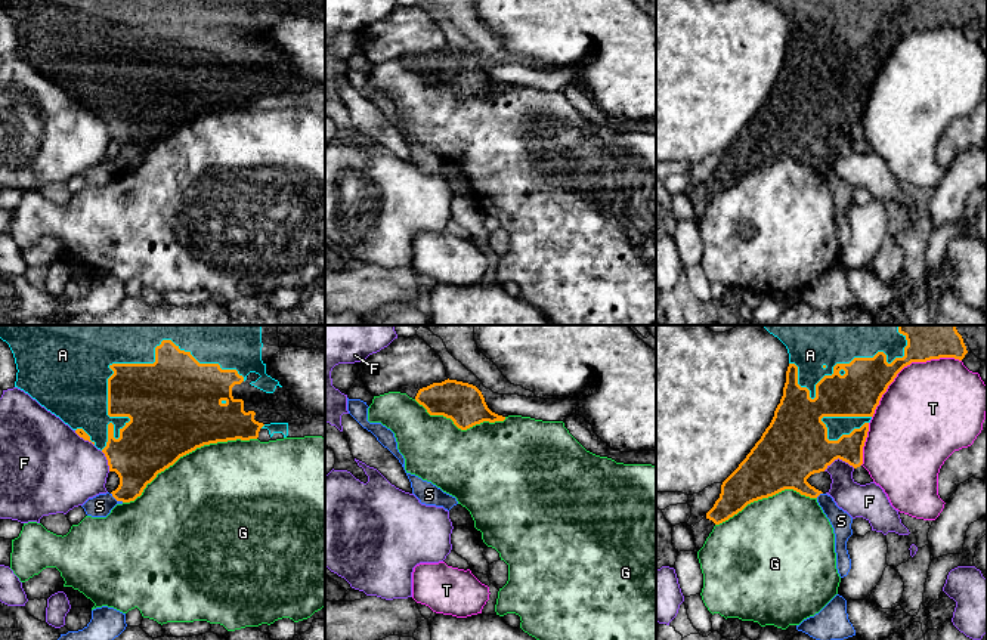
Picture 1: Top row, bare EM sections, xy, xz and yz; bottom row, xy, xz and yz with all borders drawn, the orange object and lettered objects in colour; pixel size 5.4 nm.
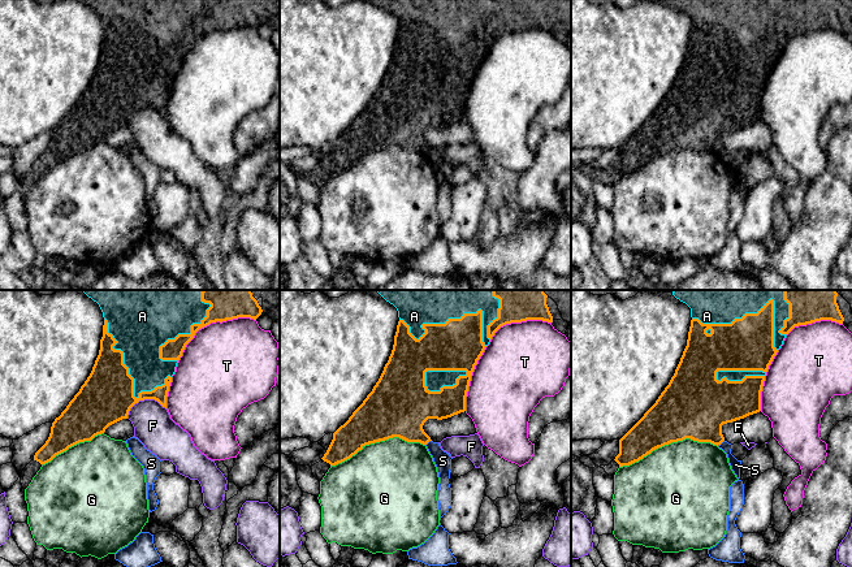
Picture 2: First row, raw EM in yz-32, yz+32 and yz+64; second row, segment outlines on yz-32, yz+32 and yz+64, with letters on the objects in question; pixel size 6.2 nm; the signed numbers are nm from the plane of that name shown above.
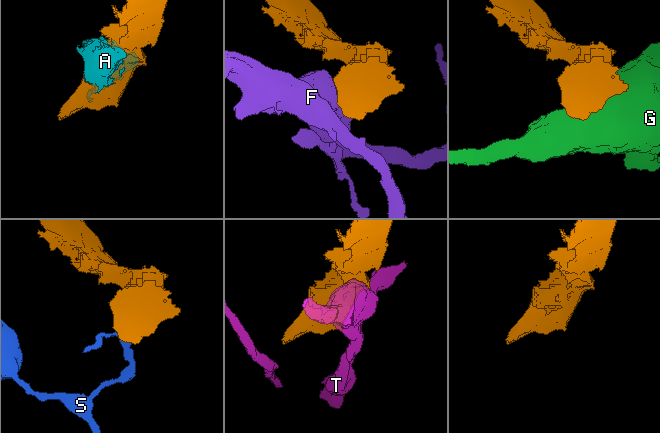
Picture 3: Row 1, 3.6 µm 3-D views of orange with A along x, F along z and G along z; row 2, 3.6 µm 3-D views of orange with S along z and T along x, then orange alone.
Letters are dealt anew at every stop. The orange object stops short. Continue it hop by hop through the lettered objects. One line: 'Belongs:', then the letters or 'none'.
Belongs: A

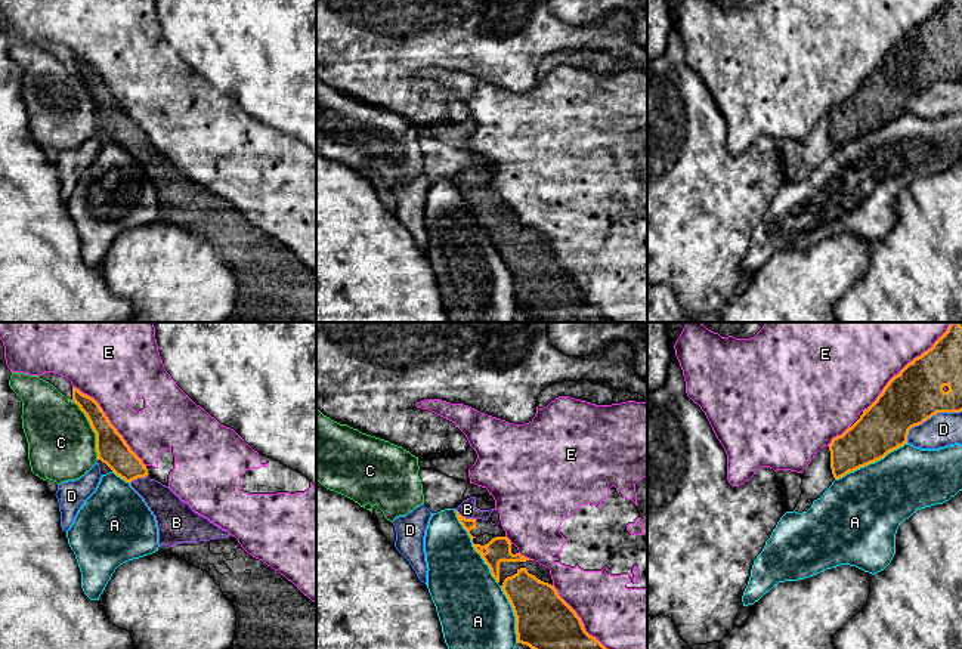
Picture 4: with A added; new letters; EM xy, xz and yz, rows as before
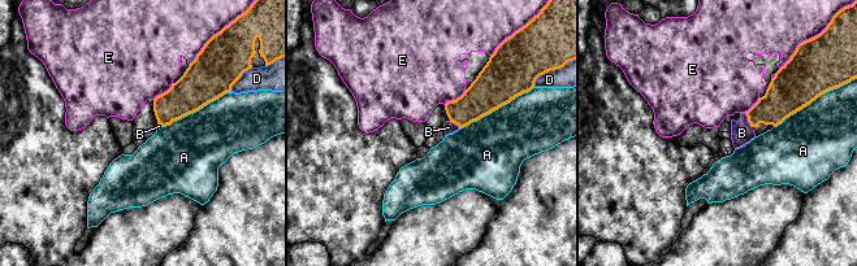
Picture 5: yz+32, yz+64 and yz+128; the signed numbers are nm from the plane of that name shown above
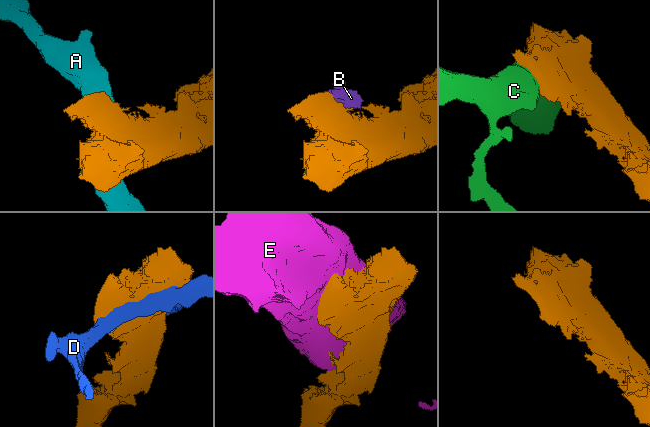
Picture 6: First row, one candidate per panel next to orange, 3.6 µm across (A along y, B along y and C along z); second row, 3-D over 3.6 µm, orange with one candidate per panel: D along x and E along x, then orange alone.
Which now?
Belongs: B

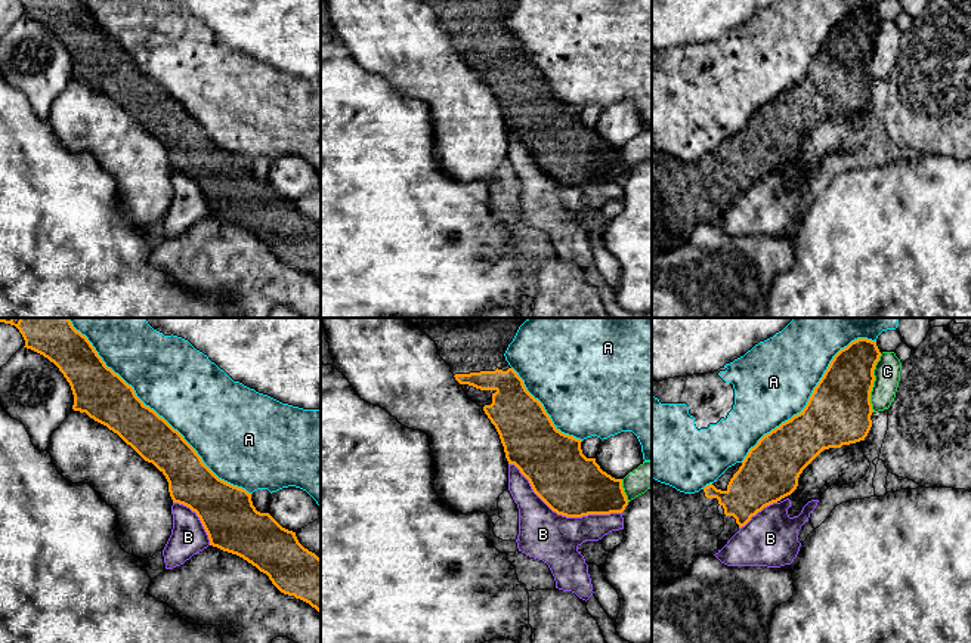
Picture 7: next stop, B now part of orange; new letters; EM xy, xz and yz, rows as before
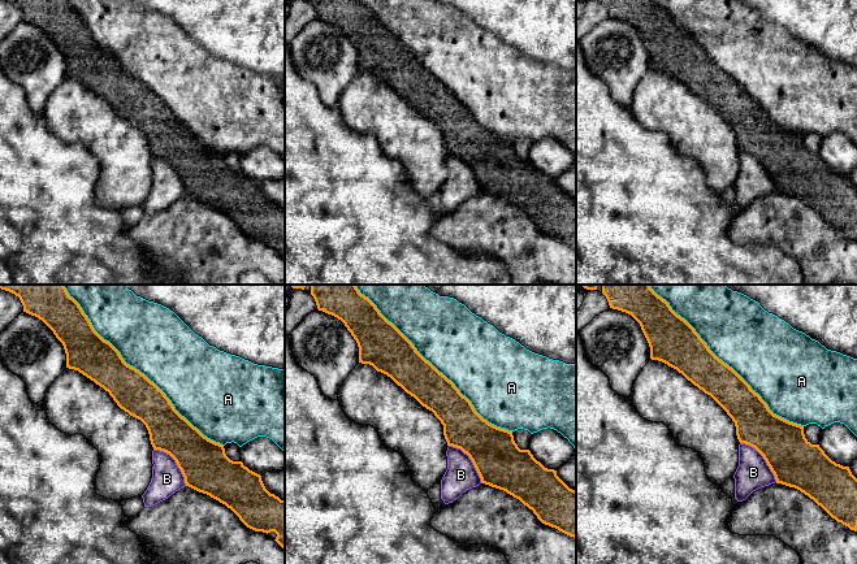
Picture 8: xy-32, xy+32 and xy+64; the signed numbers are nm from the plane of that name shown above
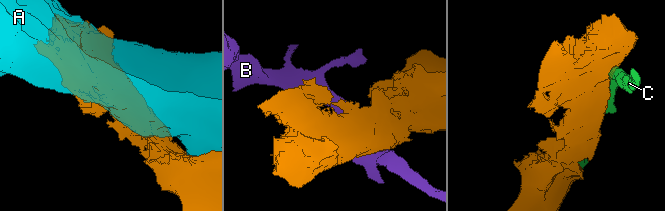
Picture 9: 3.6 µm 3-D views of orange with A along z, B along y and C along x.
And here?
Belongs: none

